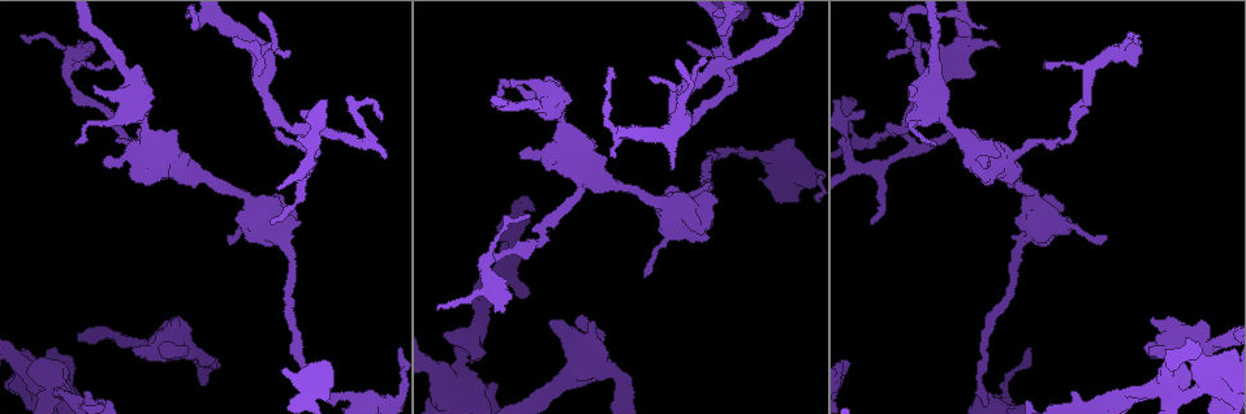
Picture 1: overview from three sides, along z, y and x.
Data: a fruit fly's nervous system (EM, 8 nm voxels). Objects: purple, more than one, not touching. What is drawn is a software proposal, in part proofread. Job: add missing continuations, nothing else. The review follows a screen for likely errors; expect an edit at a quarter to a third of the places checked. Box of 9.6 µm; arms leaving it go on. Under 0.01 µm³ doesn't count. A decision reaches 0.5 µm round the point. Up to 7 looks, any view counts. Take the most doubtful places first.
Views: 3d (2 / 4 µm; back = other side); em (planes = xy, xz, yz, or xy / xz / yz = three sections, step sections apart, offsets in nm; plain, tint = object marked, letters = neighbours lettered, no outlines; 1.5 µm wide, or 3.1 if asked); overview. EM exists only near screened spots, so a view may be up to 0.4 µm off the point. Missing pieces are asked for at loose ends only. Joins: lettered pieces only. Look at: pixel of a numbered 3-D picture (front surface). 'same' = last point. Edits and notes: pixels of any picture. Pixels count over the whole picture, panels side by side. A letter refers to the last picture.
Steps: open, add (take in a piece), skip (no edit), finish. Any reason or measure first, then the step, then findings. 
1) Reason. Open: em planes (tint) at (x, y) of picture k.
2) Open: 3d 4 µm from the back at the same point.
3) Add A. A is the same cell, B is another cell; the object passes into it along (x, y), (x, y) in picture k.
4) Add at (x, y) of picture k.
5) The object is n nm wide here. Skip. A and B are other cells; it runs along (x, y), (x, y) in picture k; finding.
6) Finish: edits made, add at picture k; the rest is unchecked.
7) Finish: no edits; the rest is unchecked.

Free end. Open: em yz step 4 (tint) at (1190, 383) of picture 1.

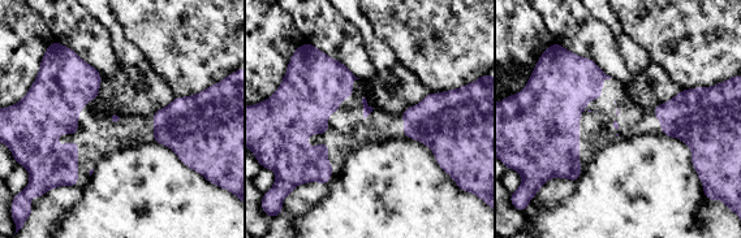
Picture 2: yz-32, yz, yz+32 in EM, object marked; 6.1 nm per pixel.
What lies round it. Open: em yz step 4 (letters) at the same point.

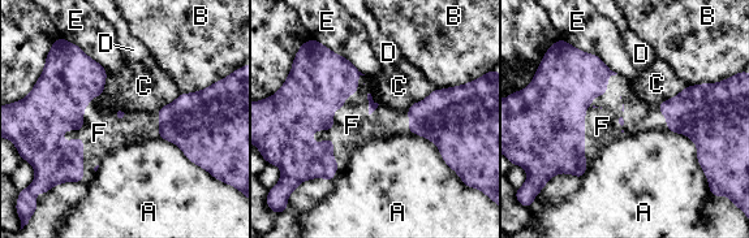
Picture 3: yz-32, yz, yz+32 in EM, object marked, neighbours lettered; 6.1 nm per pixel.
The longest contact is with F, 700 nm. Add F. F is the same cell, A, B, C, D and E are other cells; the cell continues.

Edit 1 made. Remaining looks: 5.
See it whole again. Open: overview.

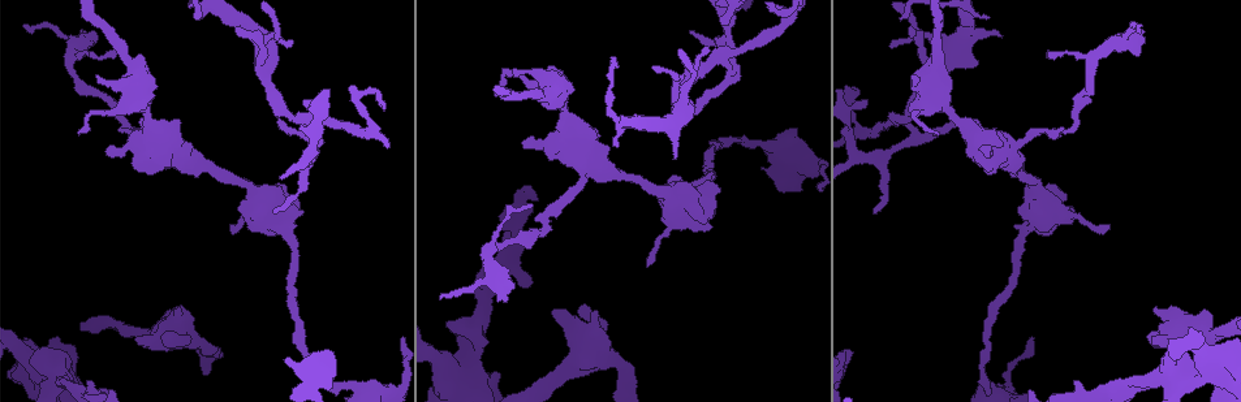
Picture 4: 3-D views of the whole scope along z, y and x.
Branch stops here. Open: em planes (letters) at (614, 146) of picture 4.

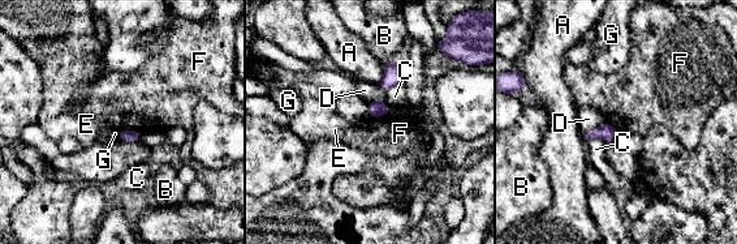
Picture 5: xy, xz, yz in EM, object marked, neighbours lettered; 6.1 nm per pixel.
Skip. A, B, C, D, E, F and G are other cells; no lettered piece goes on from it.

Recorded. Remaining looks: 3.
Thin end. Open: em planes (plain) at (25, 28) of picture 4.

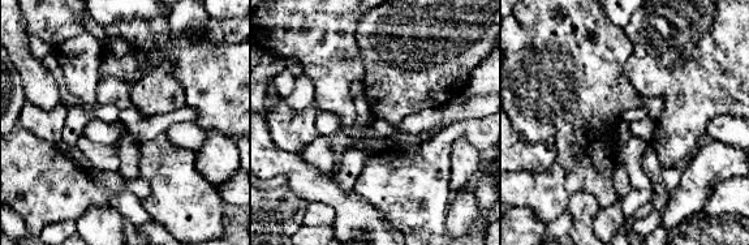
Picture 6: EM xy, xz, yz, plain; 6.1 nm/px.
See the neighbours. Open: em planes (letters) at the same point.

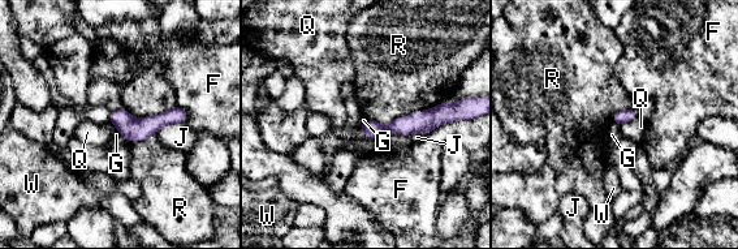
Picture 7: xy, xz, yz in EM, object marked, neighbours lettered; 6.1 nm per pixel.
Skip. F, G, J, Q, R and W are other cells; a border runs along (612, 120), (618, 127) in picture 7; no lettered piece goes on from it.

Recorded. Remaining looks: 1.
Finish: edits made, add at picture 3; the rest is unchecked.

